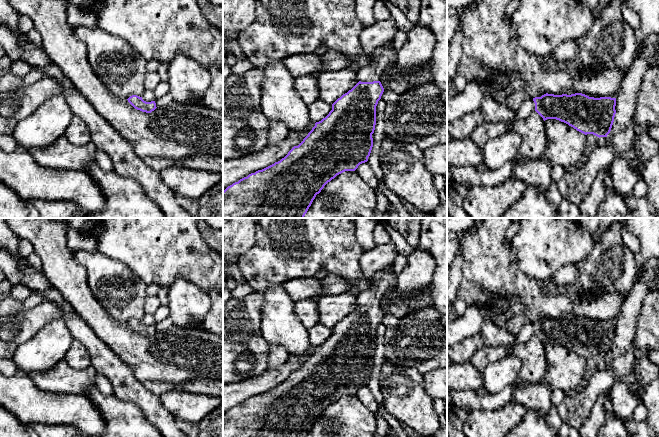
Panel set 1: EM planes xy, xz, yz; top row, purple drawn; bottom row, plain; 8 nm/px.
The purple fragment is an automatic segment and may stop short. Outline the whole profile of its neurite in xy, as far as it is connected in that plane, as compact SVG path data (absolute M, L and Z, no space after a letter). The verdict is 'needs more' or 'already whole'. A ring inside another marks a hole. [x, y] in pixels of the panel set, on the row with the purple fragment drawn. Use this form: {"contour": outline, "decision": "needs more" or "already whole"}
{"contour": "M132 95L127 100L135 109L142 112L151 113L157 108L155 101L146 102L137 95Z", "decision": "already whole"}

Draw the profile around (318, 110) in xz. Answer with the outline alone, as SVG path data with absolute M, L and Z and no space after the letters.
M318 99L312 104L308 104L309 116L312 121L319 122L325 118L332 110L332 105Z

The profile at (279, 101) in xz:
M276 61L261 72L261 112L270 120L285 122L290 131L305 130L311 121L308 106L295 91L294 78L286 66Z

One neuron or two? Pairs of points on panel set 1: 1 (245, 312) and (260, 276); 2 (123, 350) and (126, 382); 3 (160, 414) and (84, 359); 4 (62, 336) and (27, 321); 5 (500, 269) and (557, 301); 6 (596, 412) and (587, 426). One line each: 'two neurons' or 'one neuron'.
1: two neurons
2: two neurons
3: two neurons
4: two neurons
5: one neuron
6: one neuron

